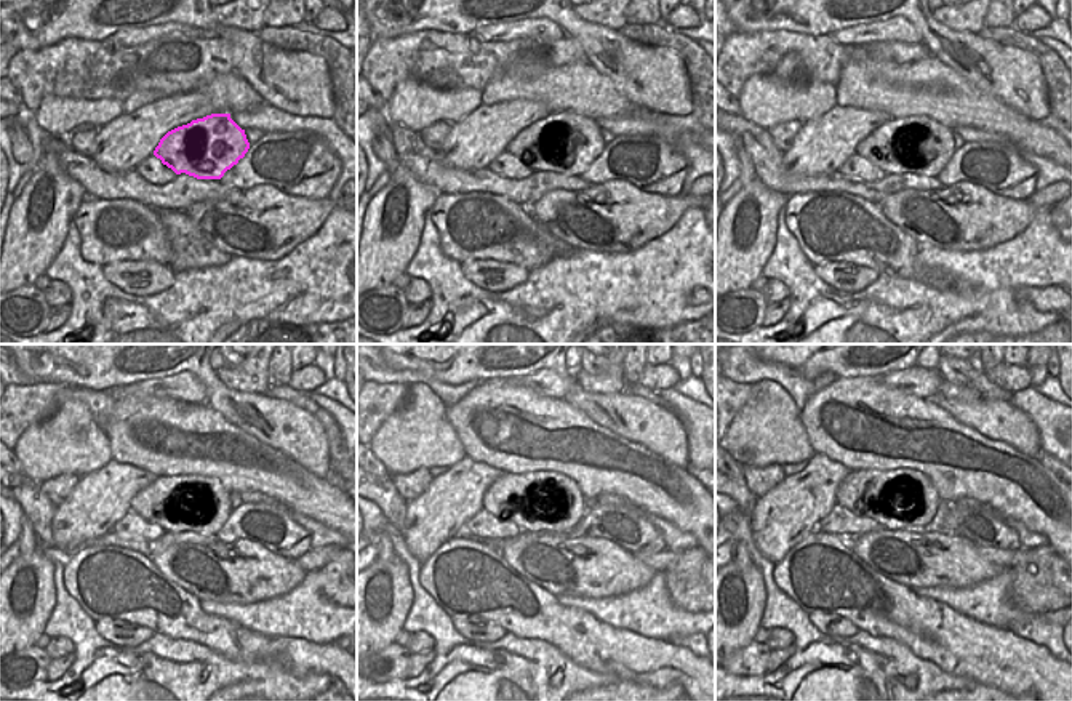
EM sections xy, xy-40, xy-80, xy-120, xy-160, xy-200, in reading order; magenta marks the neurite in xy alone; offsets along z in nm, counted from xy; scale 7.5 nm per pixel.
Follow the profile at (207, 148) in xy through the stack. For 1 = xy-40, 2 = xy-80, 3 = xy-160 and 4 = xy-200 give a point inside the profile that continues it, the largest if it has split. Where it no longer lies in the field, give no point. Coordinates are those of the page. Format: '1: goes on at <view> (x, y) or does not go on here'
1: goes on at xy-40 (565, 143)
2: goes on at xy-80 (920, 144)
3: goes on at xy-160 (535, 501)
4: goes on at xy-200 (896, 500)

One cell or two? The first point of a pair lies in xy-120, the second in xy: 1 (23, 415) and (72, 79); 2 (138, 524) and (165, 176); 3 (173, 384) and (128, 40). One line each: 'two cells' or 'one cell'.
1: one cell
2: one cell
3: one cell

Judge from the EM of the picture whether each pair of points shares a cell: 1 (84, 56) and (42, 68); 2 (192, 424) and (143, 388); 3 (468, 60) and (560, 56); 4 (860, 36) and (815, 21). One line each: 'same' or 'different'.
1: same
2: different
3: same
4: different

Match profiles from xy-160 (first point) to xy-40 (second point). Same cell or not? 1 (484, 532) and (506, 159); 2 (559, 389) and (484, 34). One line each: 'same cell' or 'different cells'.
1: same cell
2: same cell

